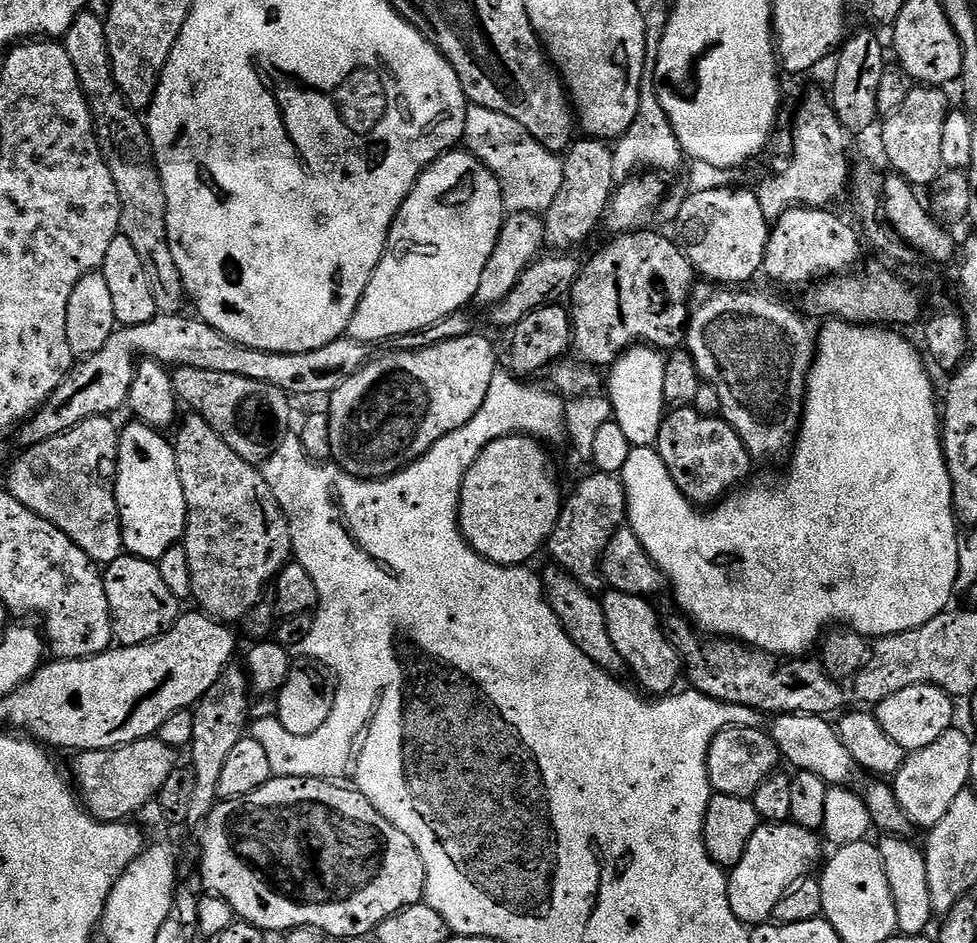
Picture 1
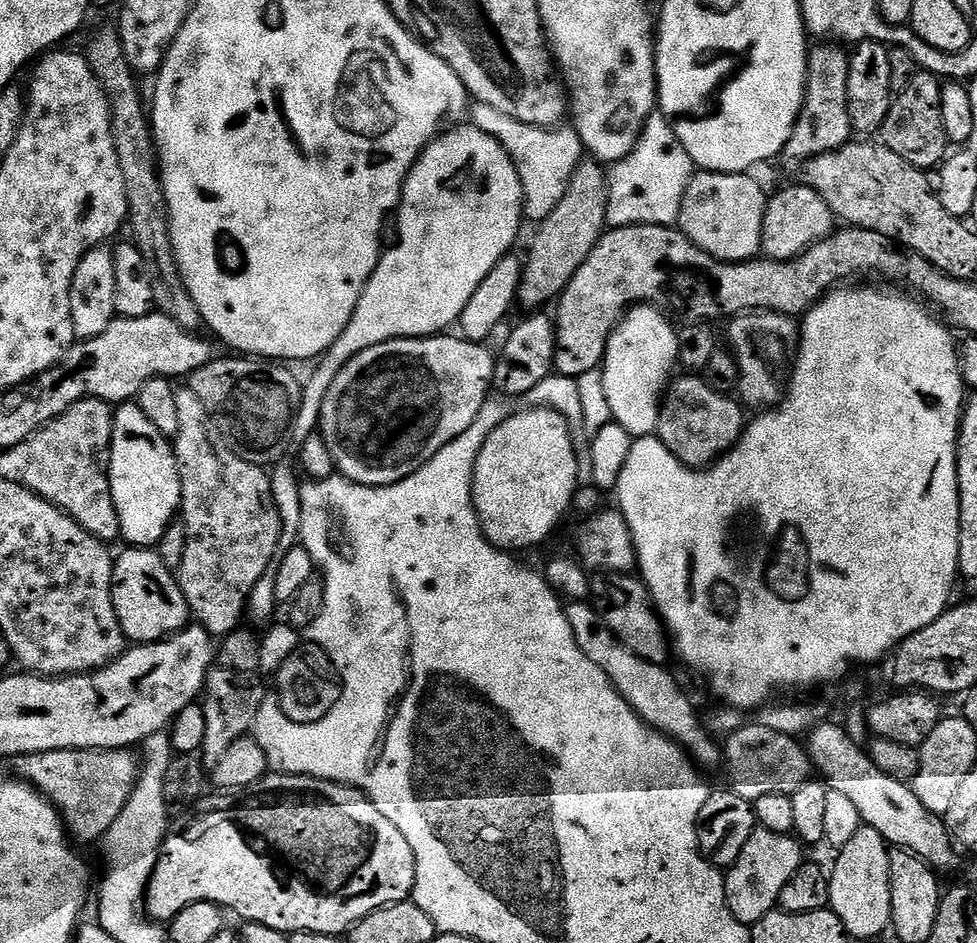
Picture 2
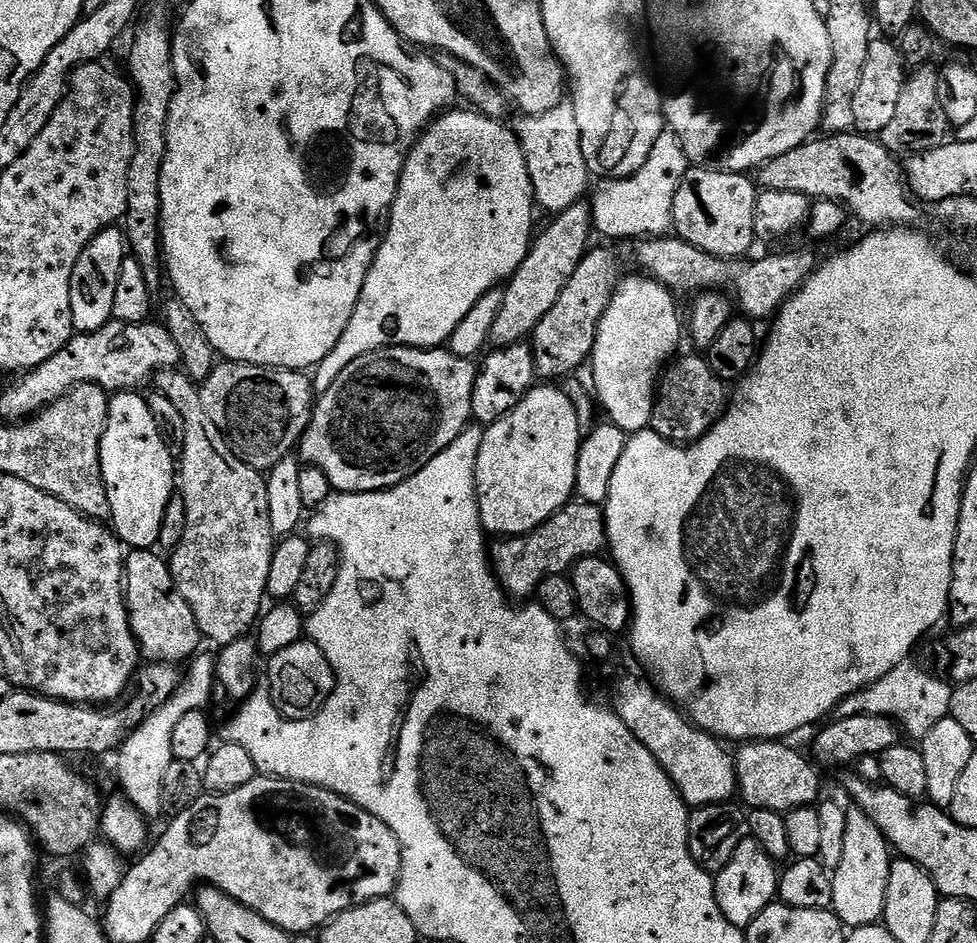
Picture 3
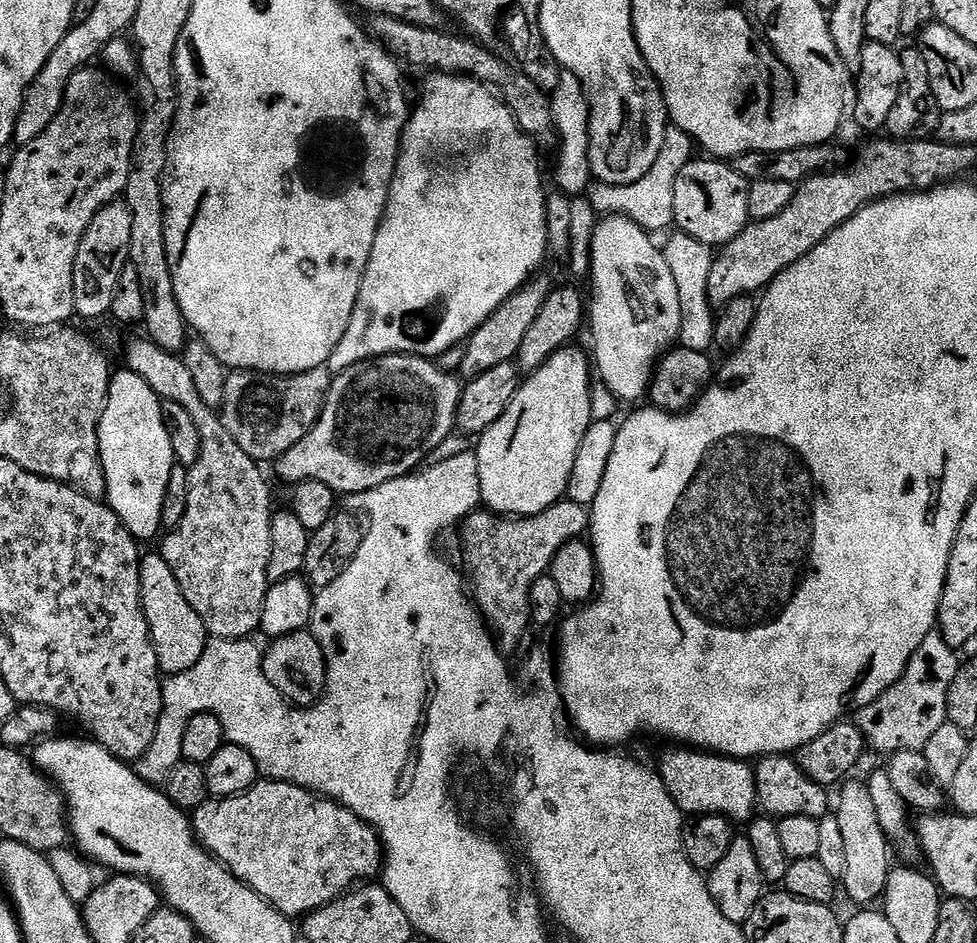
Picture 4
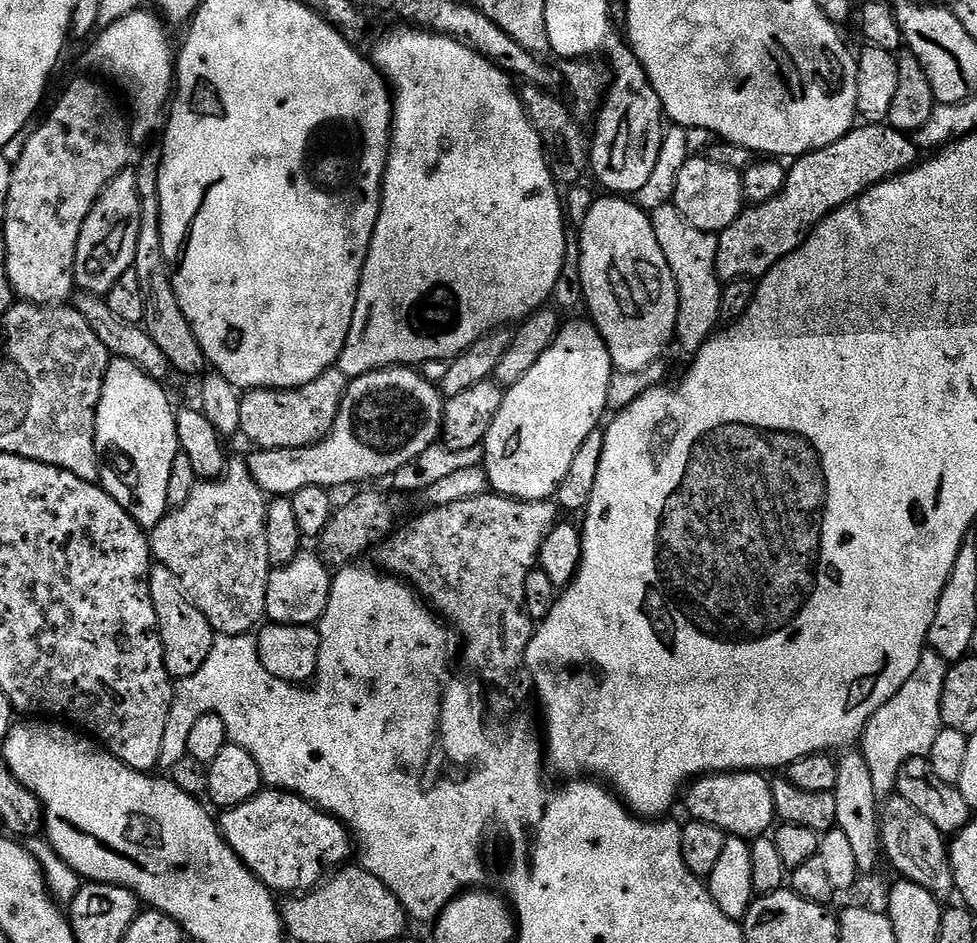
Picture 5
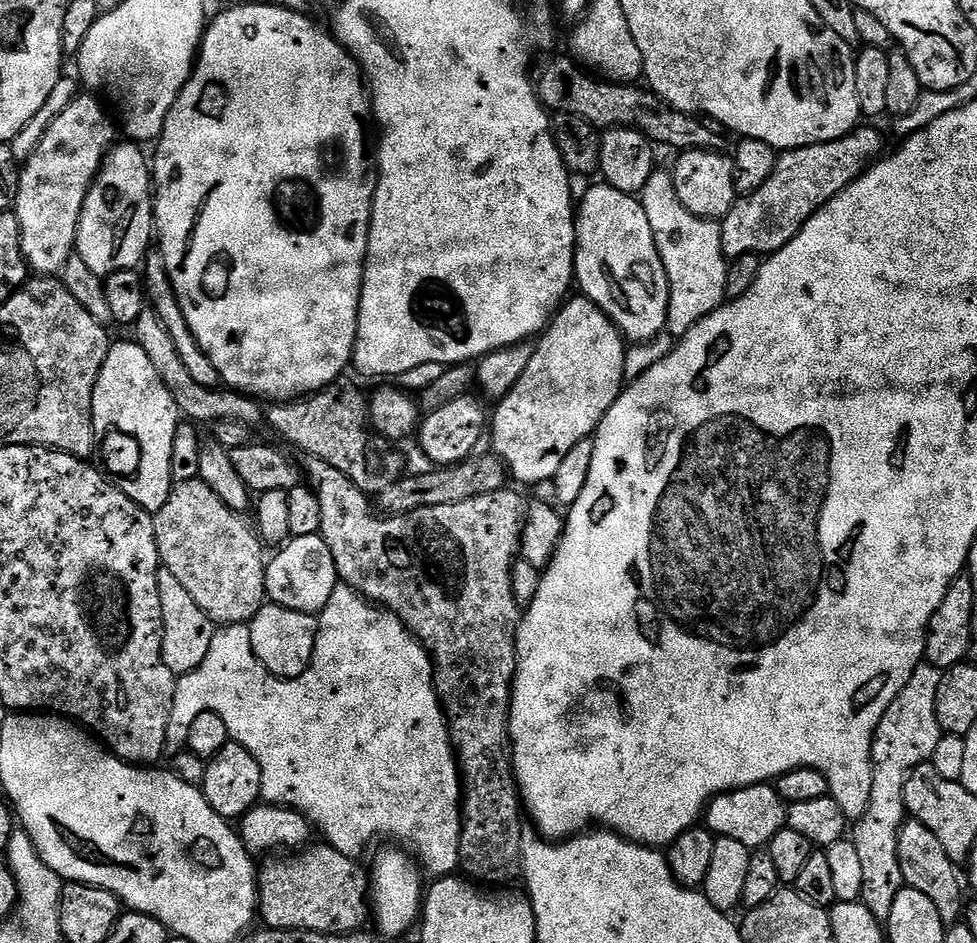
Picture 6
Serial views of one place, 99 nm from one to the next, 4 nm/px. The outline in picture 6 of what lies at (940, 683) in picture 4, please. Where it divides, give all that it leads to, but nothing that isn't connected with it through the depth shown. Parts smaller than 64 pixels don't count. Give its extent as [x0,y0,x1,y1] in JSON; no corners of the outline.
[850,662,941,921]

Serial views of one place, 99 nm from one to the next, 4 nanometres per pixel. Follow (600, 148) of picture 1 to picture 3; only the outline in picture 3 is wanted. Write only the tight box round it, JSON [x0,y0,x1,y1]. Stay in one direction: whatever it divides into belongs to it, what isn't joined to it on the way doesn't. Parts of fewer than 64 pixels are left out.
[491,203,593,348]

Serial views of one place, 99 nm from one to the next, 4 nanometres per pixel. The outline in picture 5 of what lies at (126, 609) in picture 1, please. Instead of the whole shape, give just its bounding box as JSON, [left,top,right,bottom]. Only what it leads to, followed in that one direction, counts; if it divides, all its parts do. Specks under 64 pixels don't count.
[148,564,217,682]

